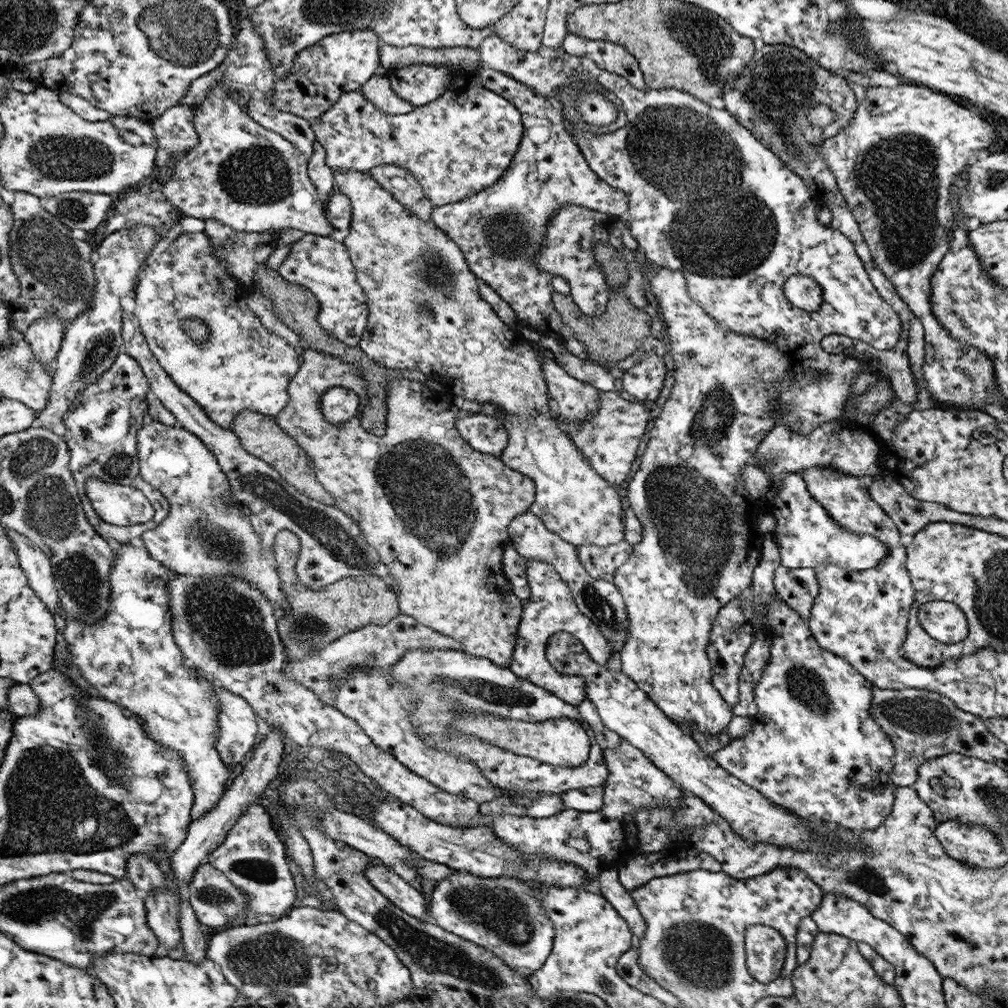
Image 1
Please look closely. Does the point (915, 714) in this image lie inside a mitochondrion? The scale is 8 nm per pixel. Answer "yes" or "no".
yes

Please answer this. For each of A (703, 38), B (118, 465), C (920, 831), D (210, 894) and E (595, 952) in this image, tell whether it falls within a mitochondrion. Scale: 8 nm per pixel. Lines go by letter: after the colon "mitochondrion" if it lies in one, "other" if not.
A: mitochondrion
B: mitochondrion
C: other
D: mitochondrion
E: other

